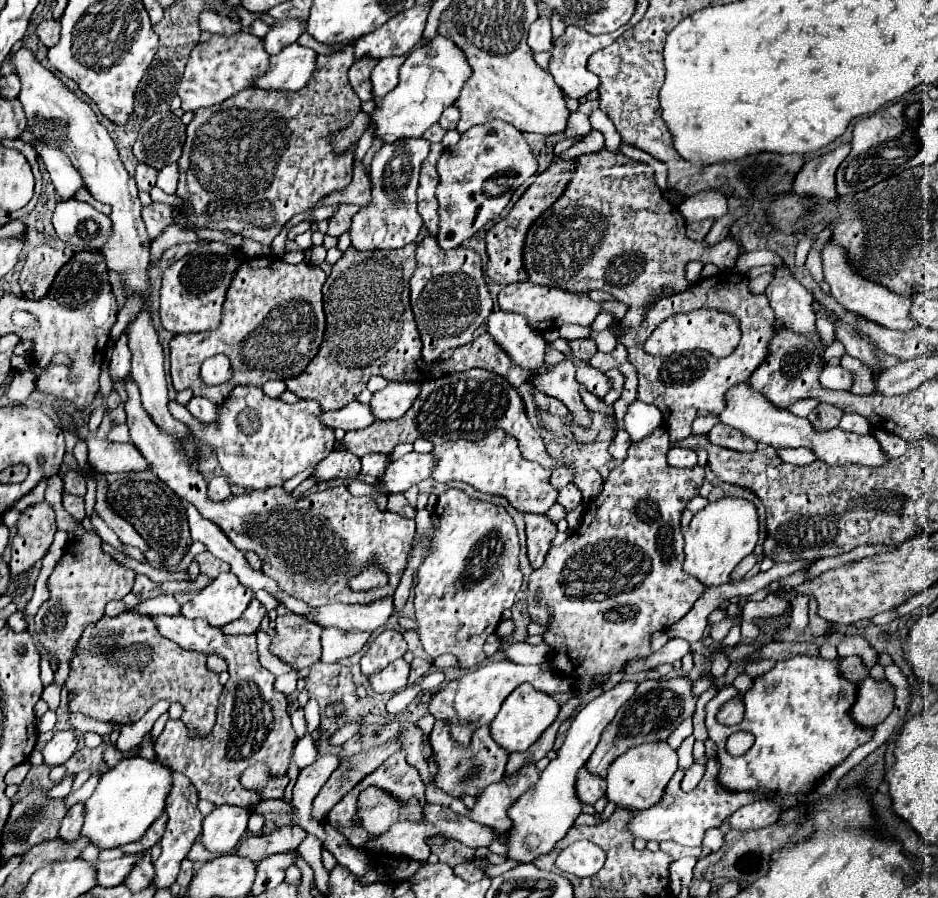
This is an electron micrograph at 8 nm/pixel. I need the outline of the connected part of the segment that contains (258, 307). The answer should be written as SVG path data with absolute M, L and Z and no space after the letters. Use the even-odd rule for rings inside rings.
M251 258L245 260L239 274L235 274L235 280L231 282L231 288L227 292L227 304L223 304L223 324L217 330L211 332L197 332L197 334L175 334L169 342L171 348L171 380L173 388L185 390L191 388L195 396L203 396L211 400L213 404L221 404L221 400L227 398L227 392L231 390L231 384L243 384L243 386L263 386L269 380L287 380L293 376L299 376L305 366L317 356L319 346L323 342L325 334L325 312L323 312L323 294L321 286L325 282L325 272L319 266L311 266L307 262L301 264L285 264L279 262L279 258ZM213 354L225 354L231 360L233 380L231 384L221 386L205 386L199 380L199 368L207 356Z

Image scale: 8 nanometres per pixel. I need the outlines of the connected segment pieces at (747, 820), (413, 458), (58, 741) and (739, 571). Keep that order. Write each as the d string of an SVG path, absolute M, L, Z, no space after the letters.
M761 800L761 802L753 802L751 806L739 808L729 818L729 826L731 830L759 830L769 826L771 822L775 824L779 814L781 814L781 808L775 802Z
M433 452L405 454L387 466L383 484L381 484L381 492L385 492L385 494L405 492L407 488L417 486L419 482L429 478L433 474L435 466L437 466L437 456Z
M63 730L63 732L57 732L53 736L53 740L43 748L43 758L45 758L45 764L47 766L59 766L59 764L65 764L71 754L75 752L77 748L77 736L71 732L71 730Z
M751 554L751 556L747 556L741 564L737 564L737 568L731 572L731 582L741 580L741 578L743 578L743 576L745 576L753 566L755 566L755 562L757 562L757 560L755 560L755 556Z

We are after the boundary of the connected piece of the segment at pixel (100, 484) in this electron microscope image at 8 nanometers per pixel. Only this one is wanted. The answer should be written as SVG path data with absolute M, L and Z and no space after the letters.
M97 480L97 504L95 510L97 514L103 518L103 522L119 536L119 540L127 546L135 546L139 548L143 554L149 550L149 546L145 544L145 540L135 532L135 528L131 524L127 524L123 518L119 518L105 502L105 490L107 490L107 482L105 480Z

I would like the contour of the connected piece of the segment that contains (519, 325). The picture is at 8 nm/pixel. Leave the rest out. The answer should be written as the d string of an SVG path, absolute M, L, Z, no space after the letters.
M493 312L487 320L487 332L501 346L501 350L521 368L537 370L543 366L545 340L529 328L525 316Z

